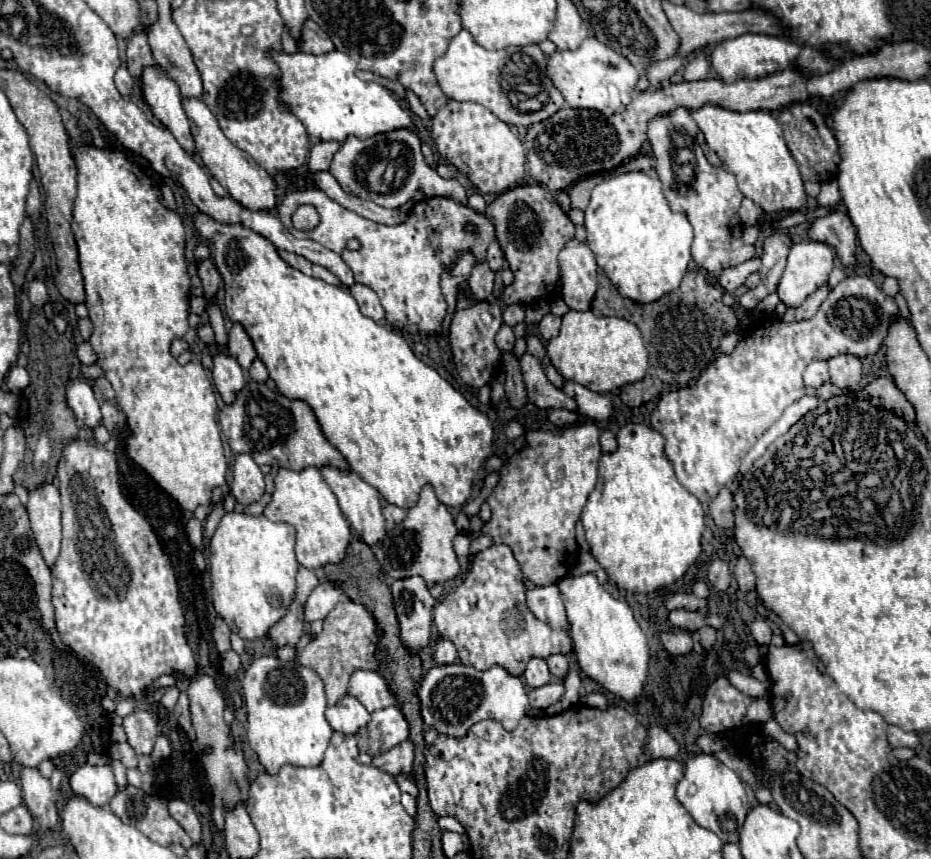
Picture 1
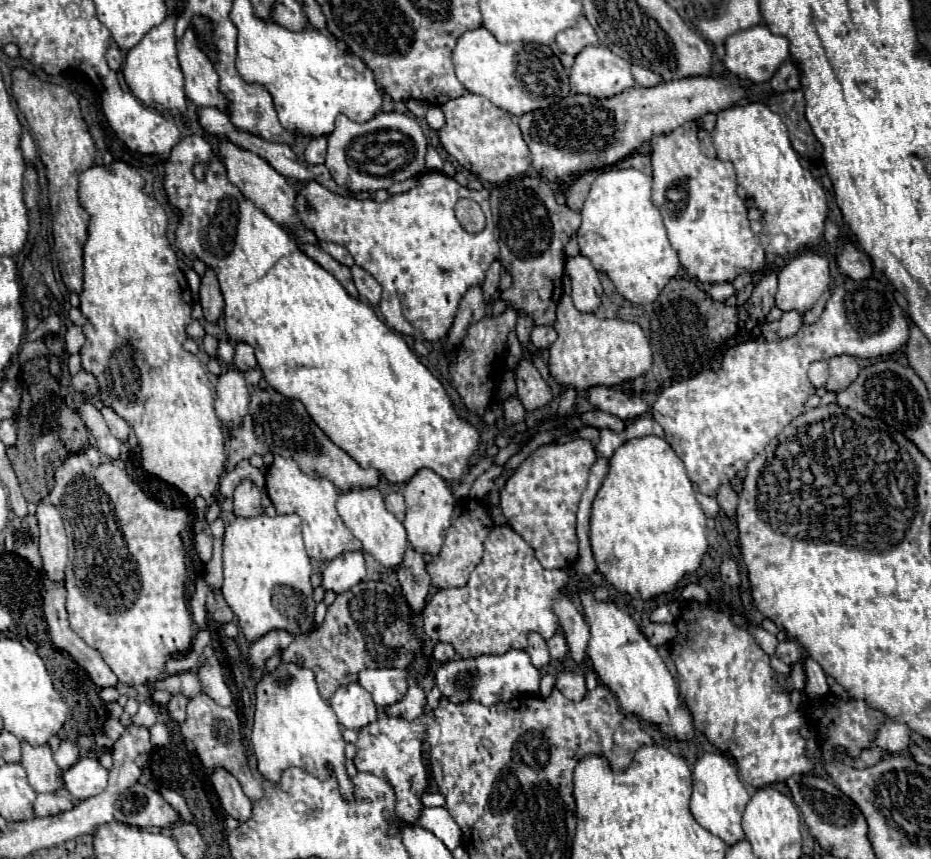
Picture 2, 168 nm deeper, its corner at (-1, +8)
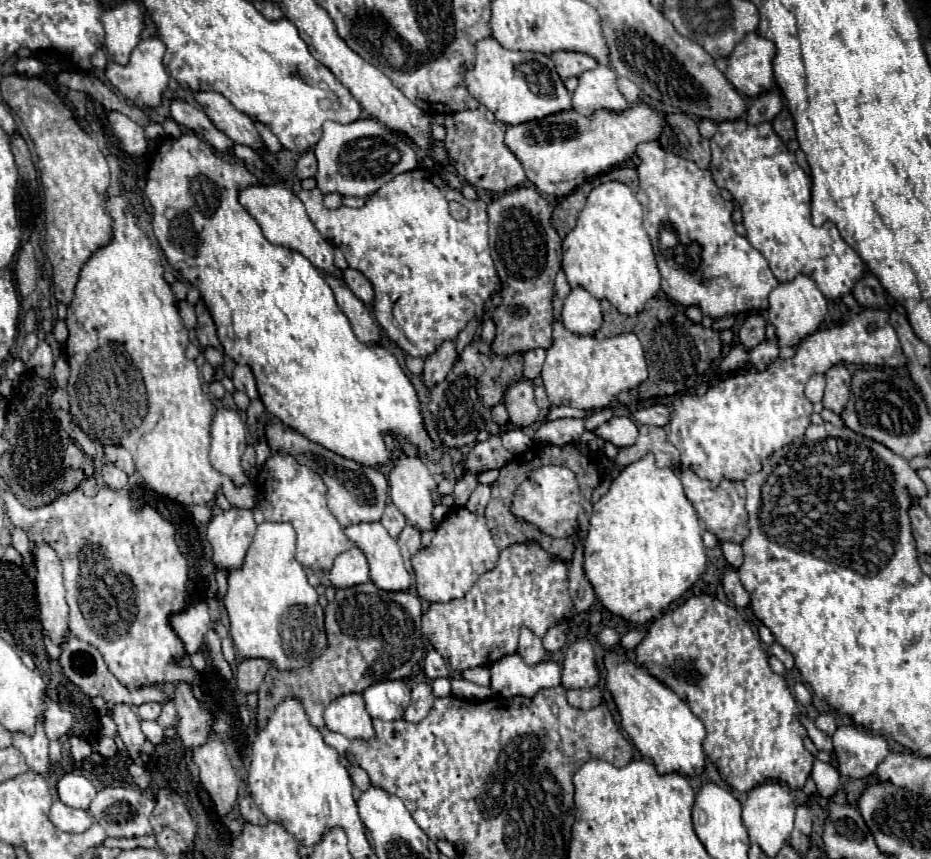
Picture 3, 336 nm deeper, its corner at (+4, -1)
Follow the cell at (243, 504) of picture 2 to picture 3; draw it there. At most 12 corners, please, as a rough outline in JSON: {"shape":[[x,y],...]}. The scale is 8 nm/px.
{"shape":[[252,510],[208,524],[214,566],[238,568],[256,532]]}

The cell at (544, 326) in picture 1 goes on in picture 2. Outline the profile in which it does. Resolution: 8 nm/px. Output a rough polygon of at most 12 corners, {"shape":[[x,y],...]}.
{"shape":[[535,327],[531,345],[549,349],[557,333],[553,327]]}

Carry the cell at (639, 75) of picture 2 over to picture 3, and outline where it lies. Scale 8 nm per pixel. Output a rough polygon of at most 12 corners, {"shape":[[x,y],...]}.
{"shape":[[618,78],[618,88],[628,104],[638,102],[642,90],[628,78]]}

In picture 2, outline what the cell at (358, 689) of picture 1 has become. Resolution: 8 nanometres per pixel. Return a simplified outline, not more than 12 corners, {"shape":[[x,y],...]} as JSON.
{"shape":[[367,669],[359,683],[377,707],[407,693],[405,669]]}

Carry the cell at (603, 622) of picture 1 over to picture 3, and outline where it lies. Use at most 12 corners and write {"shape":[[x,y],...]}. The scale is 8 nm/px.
{"shape":[[614,650],[600,660],[622,728],[660,774],[700,774],[704,724]]}

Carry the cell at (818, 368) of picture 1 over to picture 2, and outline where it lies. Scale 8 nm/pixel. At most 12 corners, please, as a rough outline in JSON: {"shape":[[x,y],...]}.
{"shape":[[817,361],[809,367],[813,387],[825,387],[829,377],[827,361]]}

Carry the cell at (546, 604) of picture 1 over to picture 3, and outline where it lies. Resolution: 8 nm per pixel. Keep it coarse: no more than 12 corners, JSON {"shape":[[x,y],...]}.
{"shape":[[586,638],[564,654],[562,686],[590,690],[598,684],[596,654]]}

